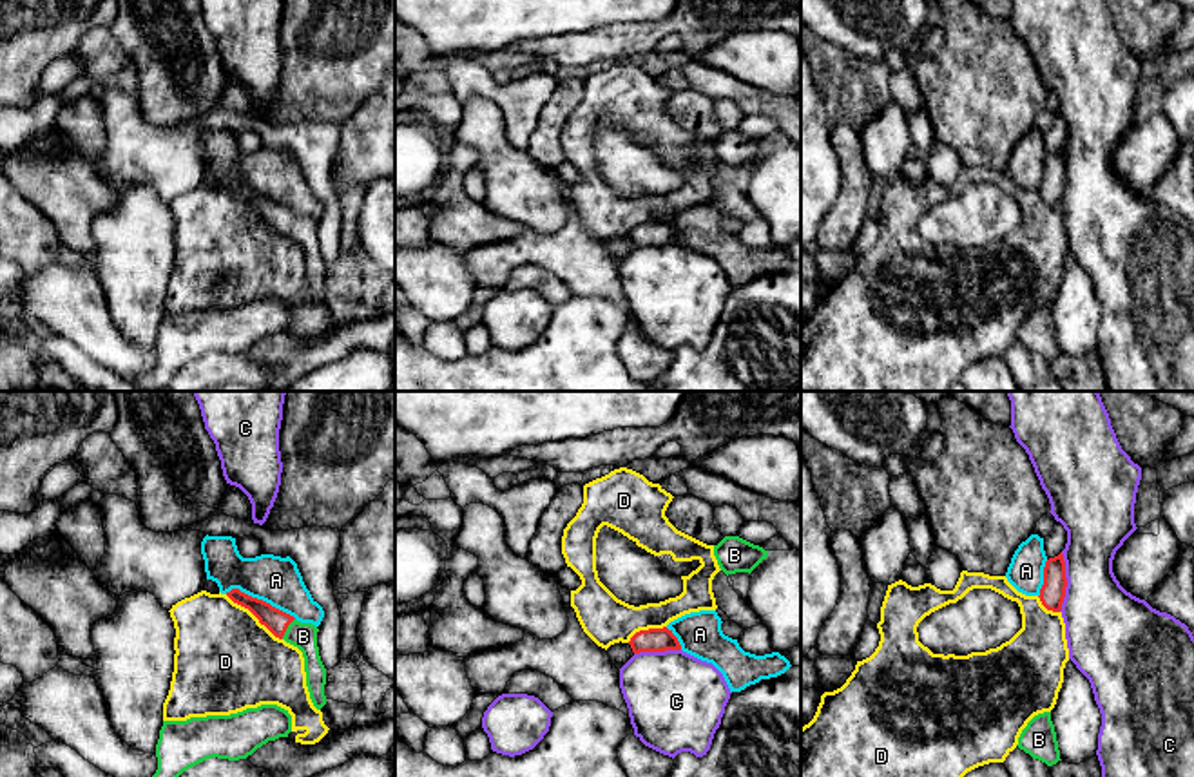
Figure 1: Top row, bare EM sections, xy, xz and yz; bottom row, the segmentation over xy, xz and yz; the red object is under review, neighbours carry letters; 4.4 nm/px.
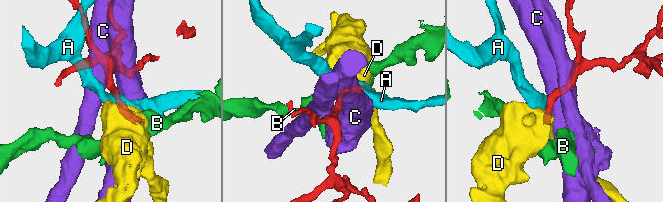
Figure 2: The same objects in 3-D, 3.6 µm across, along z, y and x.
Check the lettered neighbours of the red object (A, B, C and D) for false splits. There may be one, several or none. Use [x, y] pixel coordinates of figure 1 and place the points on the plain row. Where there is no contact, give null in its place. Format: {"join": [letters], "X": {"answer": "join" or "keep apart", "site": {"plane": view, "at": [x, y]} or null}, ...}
{"join": ["B"], "A": {"answer": "keep apart", "site": {"plane": "xy", "at": [261, 194]}}, "B": {"answer": "join", "site": {"plane": "xy", "at": [287, 221]}}, "C": {"answer": "keep apart", "site": {"plane": "yz", "at": [1066, 176]}}, "D": {"answer": "keep apart", "site": {"plane": "xy", "at": [254, 209]}}}

